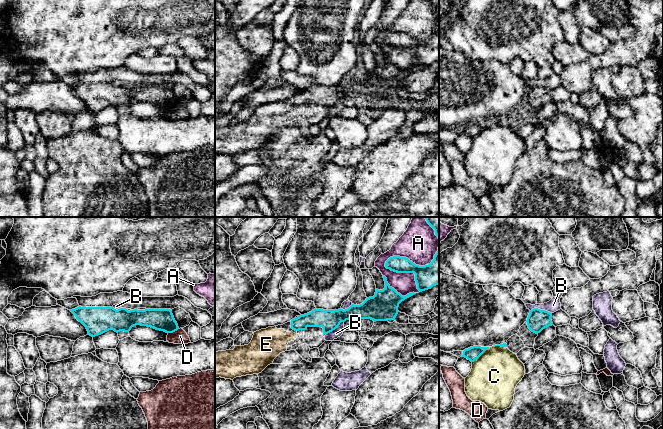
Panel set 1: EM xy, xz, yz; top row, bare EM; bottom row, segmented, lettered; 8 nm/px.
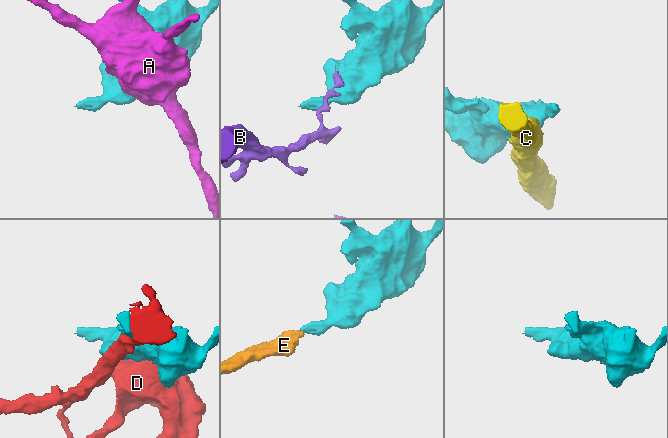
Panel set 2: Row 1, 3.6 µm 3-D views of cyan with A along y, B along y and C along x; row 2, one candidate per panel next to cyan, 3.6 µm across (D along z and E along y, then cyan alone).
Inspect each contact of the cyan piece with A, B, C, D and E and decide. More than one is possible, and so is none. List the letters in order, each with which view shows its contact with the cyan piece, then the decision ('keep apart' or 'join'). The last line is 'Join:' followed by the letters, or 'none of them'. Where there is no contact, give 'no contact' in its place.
A: meets cyan in xz; keep apart
B: meets cyan in yz; keep apart
C: meets cyan in yz; keep apart
D: meets cyan in xy; keep apart
E: meets cyan in xz; join
Join: E

